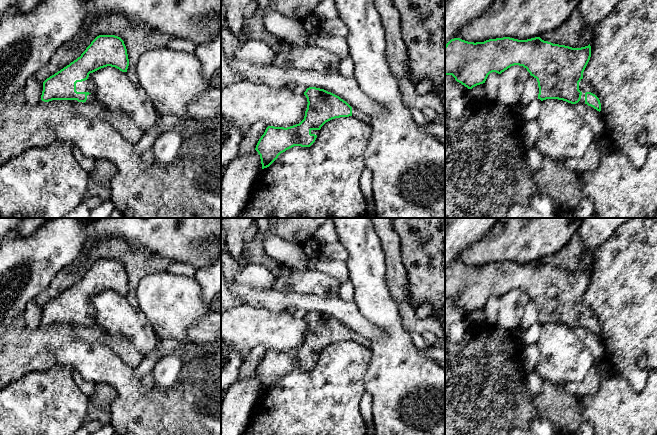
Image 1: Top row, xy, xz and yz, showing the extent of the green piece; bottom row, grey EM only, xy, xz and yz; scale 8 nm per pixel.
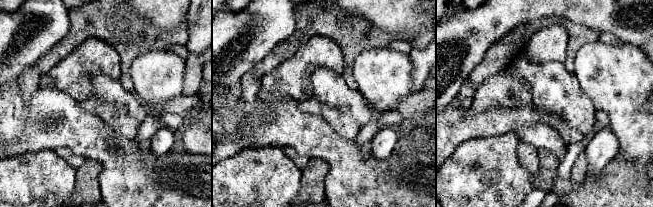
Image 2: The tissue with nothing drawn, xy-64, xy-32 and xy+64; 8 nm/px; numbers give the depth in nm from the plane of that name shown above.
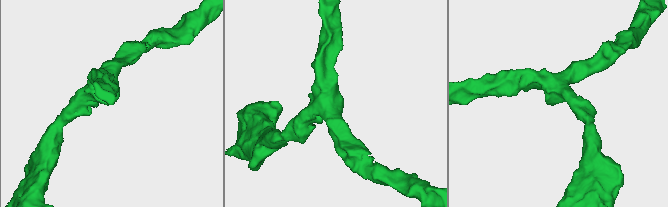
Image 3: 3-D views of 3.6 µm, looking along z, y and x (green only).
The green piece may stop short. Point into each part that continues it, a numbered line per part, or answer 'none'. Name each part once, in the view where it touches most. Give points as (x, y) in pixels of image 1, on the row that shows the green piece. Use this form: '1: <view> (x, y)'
none

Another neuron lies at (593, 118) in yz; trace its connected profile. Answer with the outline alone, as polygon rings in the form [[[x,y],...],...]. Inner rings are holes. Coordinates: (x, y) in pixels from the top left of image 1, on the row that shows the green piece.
[[[581,79],[579,82],[579,90],[582,92],[581,99],[578,103],[574,104],[574,109],[595,136],[601,137],[605,132],[604,119],[599,111],[585,103],[585,93],[591,92],[595,94],[595,92],[591,85],[584,79]]]

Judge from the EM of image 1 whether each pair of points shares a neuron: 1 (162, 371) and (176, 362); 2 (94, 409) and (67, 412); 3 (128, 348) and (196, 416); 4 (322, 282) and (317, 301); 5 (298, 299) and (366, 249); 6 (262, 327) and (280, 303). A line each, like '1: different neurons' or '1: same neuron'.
1: same neuron
2: different neurons
3: different neurons
4: different neurons
5: different neurons
6: different neurons

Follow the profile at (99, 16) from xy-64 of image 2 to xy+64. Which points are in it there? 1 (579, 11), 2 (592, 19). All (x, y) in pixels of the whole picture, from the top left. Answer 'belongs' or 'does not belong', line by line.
1: does not belong
2: does not belong

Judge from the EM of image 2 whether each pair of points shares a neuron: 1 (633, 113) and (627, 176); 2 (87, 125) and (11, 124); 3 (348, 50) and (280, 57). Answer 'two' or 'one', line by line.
1: two
2: one
3: one

